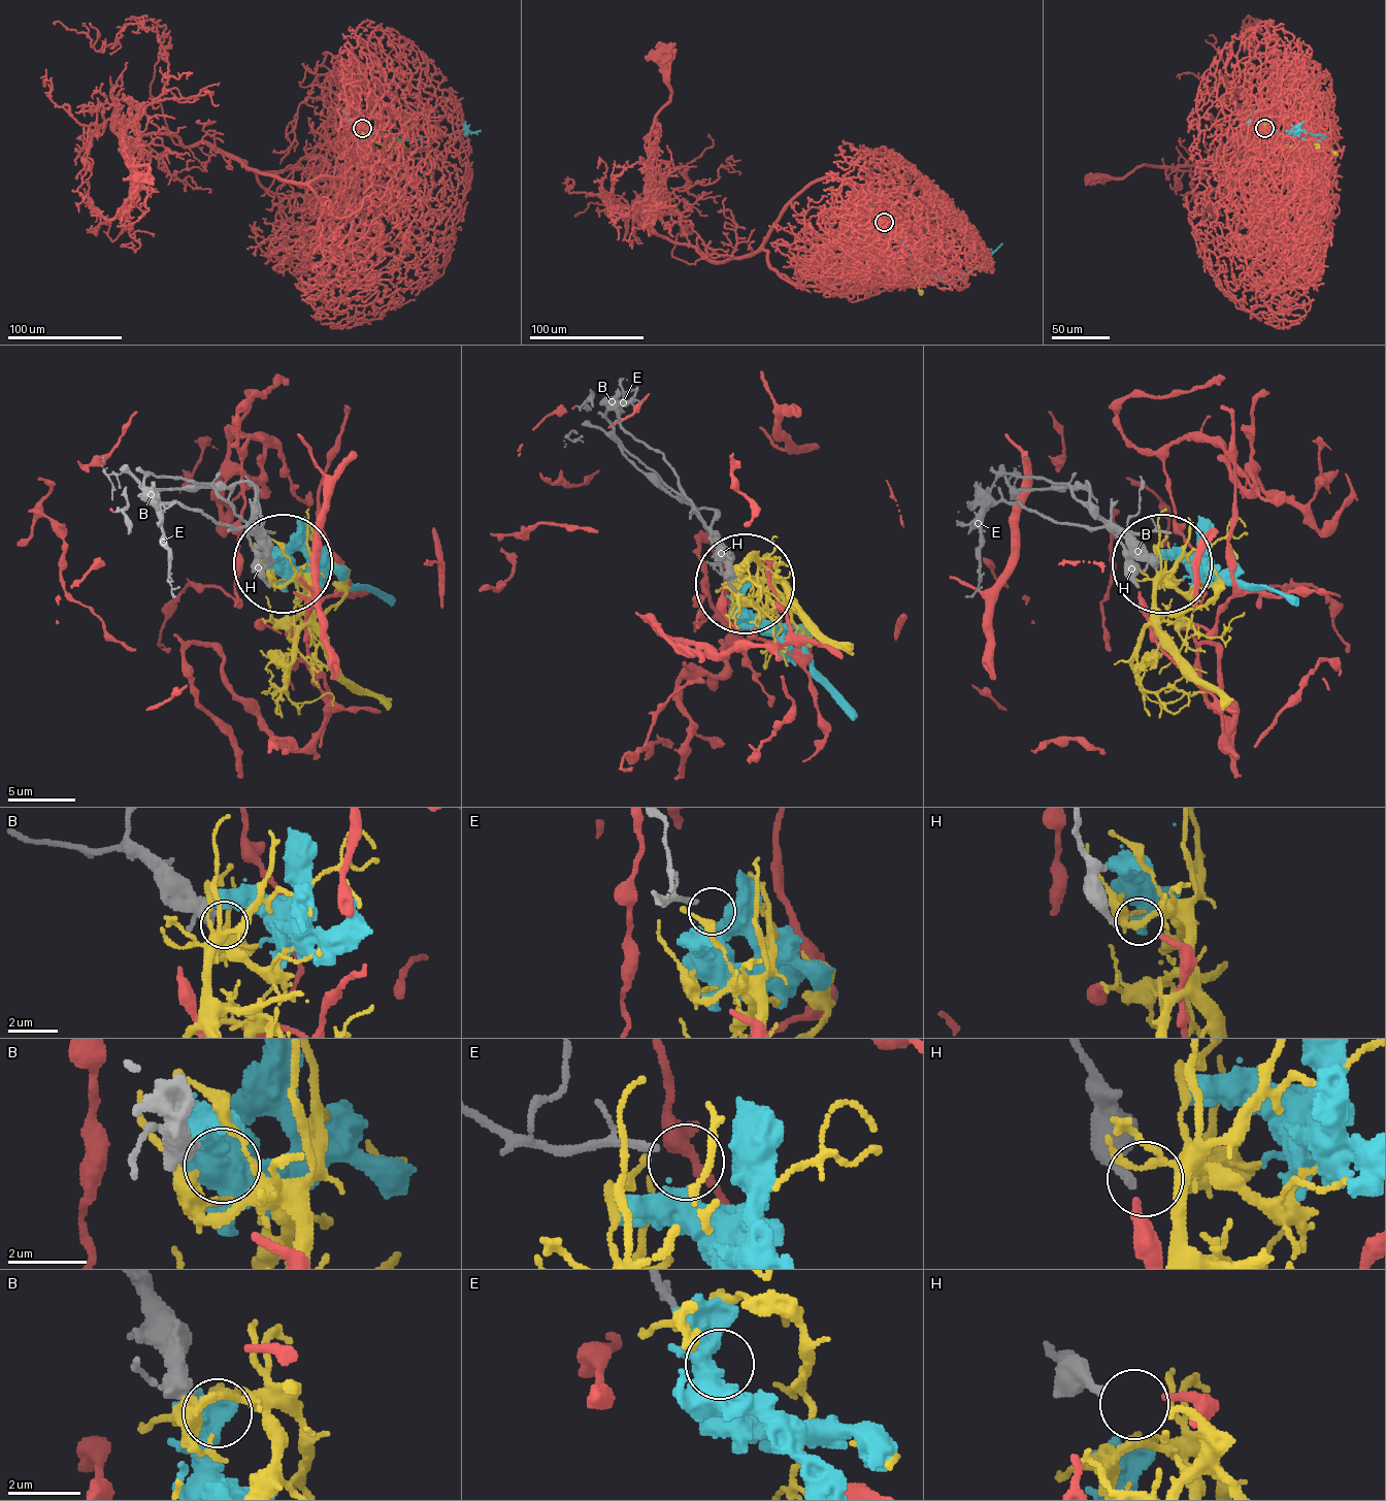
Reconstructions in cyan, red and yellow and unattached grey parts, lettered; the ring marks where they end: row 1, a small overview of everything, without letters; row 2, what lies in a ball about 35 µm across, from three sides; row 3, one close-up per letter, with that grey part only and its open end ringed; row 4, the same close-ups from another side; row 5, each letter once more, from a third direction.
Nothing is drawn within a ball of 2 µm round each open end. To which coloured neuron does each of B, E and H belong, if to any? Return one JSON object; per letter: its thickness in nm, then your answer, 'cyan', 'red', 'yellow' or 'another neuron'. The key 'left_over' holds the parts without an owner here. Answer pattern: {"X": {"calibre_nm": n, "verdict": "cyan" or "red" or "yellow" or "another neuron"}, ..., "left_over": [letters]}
{"B": {"calibre_nm": 440, "verdict": "another neuron"}, "E": {"calibre_nm": 180, "verdict": "another neuron"}, "H": {"calibre_nm": 280, "verdict": "red"}, "left_over": ["B", "E"]}

